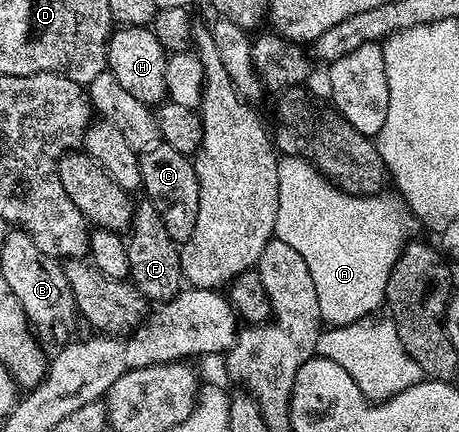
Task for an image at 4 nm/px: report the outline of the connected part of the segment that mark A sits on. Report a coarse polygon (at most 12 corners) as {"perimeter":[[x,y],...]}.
{"perimeter":[[279,157],[274,236],[328,326],[370,317],[412,240],[402,197]]}

